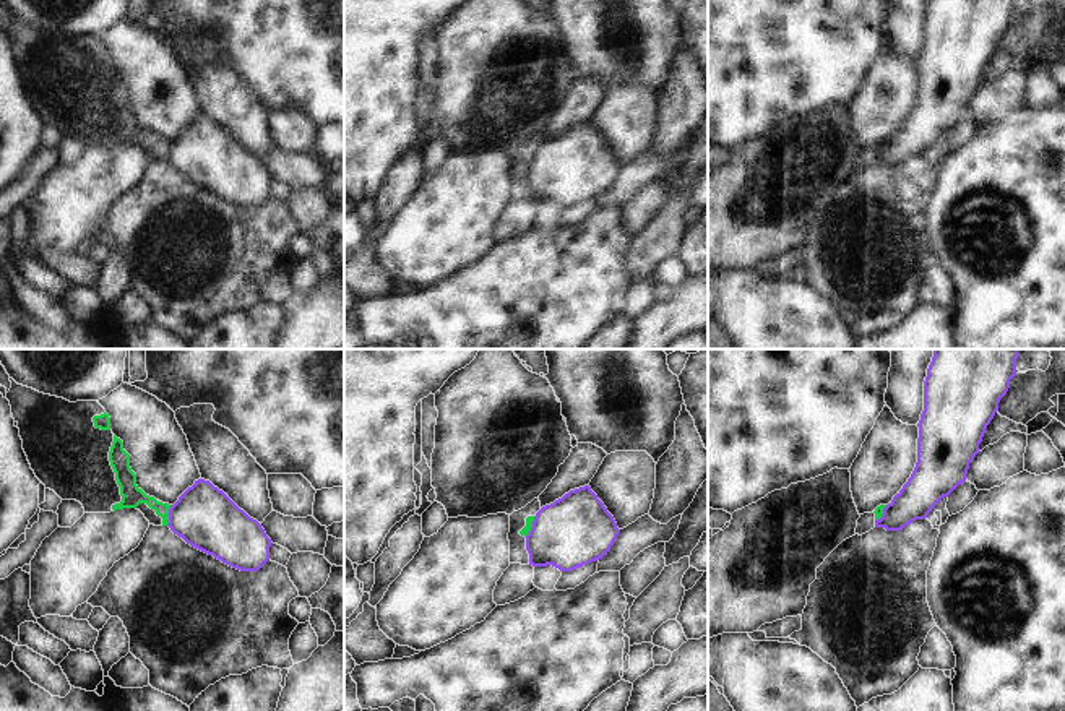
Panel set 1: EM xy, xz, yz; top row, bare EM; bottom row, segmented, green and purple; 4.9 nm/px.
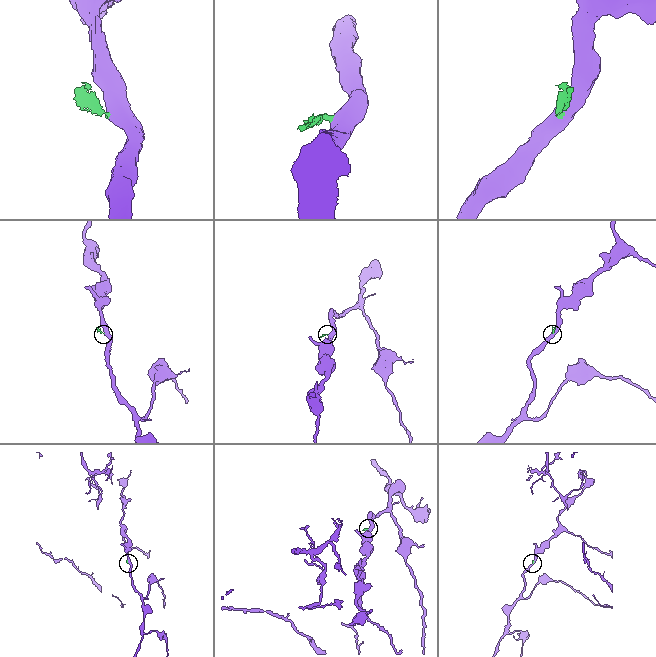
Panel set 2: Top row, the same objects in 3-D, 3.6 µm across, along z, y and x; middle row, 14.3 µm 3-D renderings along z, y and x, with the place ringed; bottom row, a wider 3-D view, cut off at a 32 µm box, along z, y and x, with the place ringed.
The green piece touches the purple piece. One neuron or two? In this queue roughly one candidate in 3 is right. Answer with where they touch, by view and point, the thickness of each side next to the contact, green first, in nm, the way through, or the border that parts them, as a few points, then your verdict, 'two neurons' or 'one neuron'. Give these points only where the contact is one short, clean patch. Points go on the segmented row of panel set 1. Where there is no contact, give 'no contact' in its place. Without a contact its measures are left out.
xy (168, 515) | 100/300 nm | along xy (171, 505), (166, 525) | two neurons

